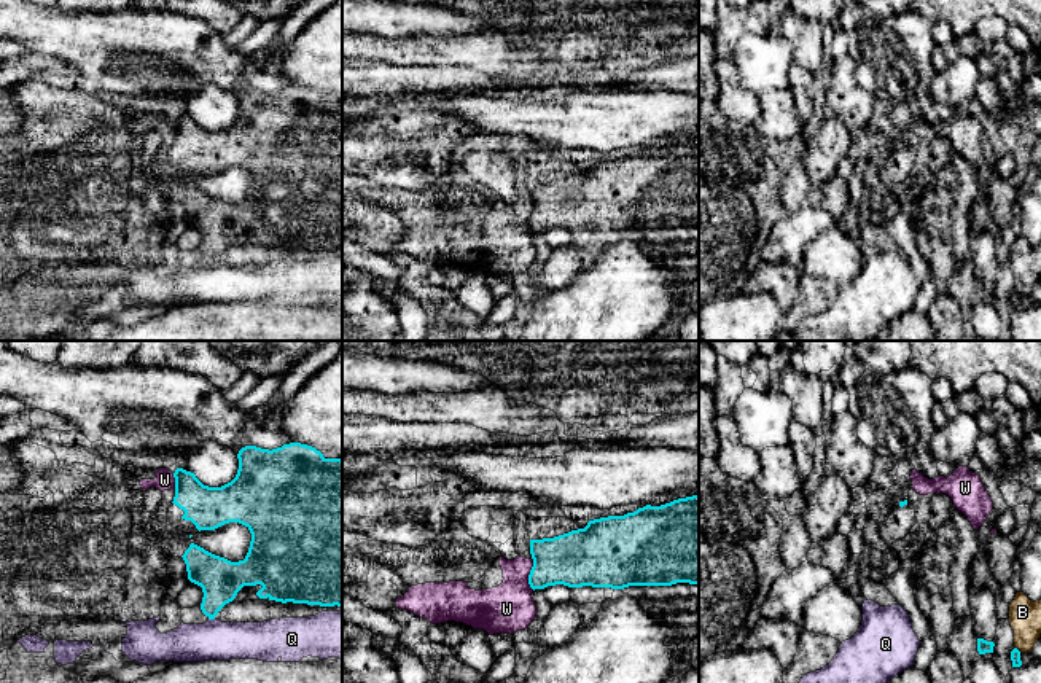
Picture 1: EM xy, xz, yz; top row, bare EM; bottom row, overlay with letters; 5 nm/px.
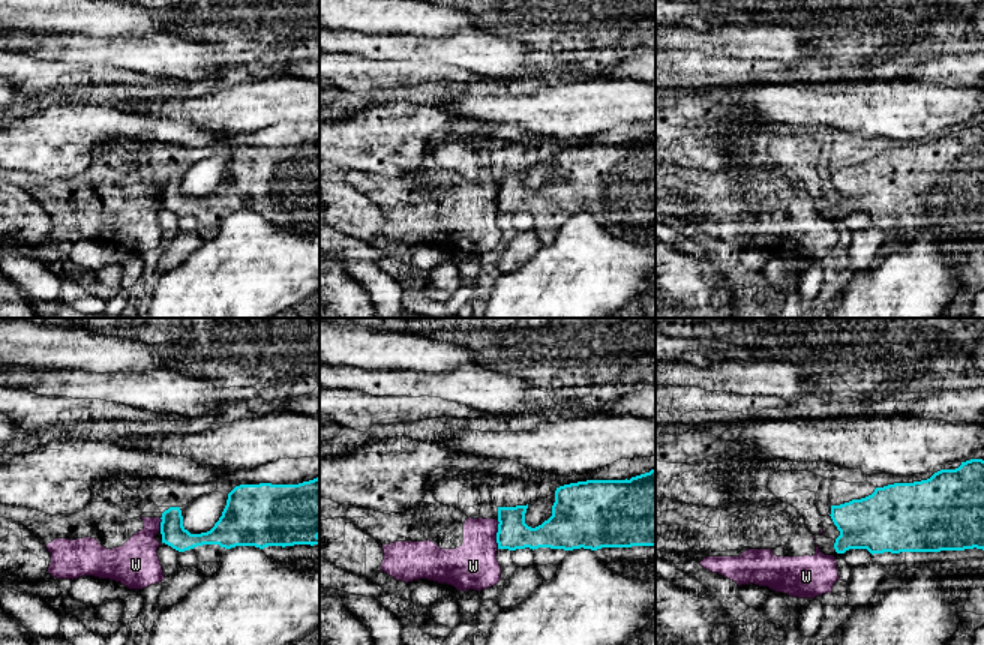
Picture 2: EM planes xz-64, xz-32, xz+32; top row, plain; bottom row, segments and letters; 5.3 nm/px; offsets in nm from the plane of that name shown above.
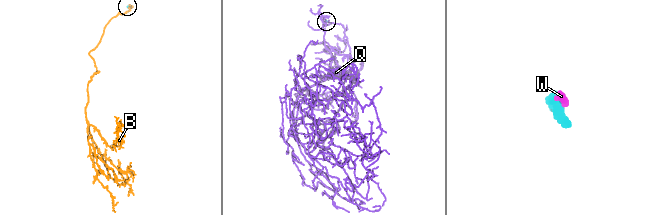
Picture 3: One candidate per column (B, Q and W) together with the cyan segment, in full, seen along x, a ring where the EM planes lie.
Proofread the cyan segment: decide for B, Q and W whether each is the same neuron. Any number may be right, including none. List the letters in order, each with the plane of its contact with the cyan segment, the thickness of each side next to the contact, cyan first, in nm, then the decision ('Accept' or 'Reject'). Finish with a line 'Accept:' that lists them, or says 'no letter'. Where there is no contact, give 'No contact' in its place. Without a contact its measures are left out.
B: Touches cyan in yz. Thickness 50 nm (cyan) against 160 nm. Reject
Q: Touches cyan in xy. Thickness 200 nm (cyan) against 200 nm. Reject
W: Touches cyan in xz. Thickness 280 nm (cyan) against 240 nm. Reject
Accept: no letter

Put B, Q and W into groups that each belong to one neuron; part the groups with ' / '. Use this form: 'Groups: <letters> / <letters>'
Groups: B / Q / W

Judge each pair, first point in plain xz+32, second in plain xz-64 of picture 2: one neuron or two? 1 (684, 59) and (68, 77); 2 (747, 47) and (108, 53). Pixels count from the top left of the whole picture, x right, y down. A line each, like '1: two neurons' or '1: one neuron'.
1: one neuron
2: one neuron

